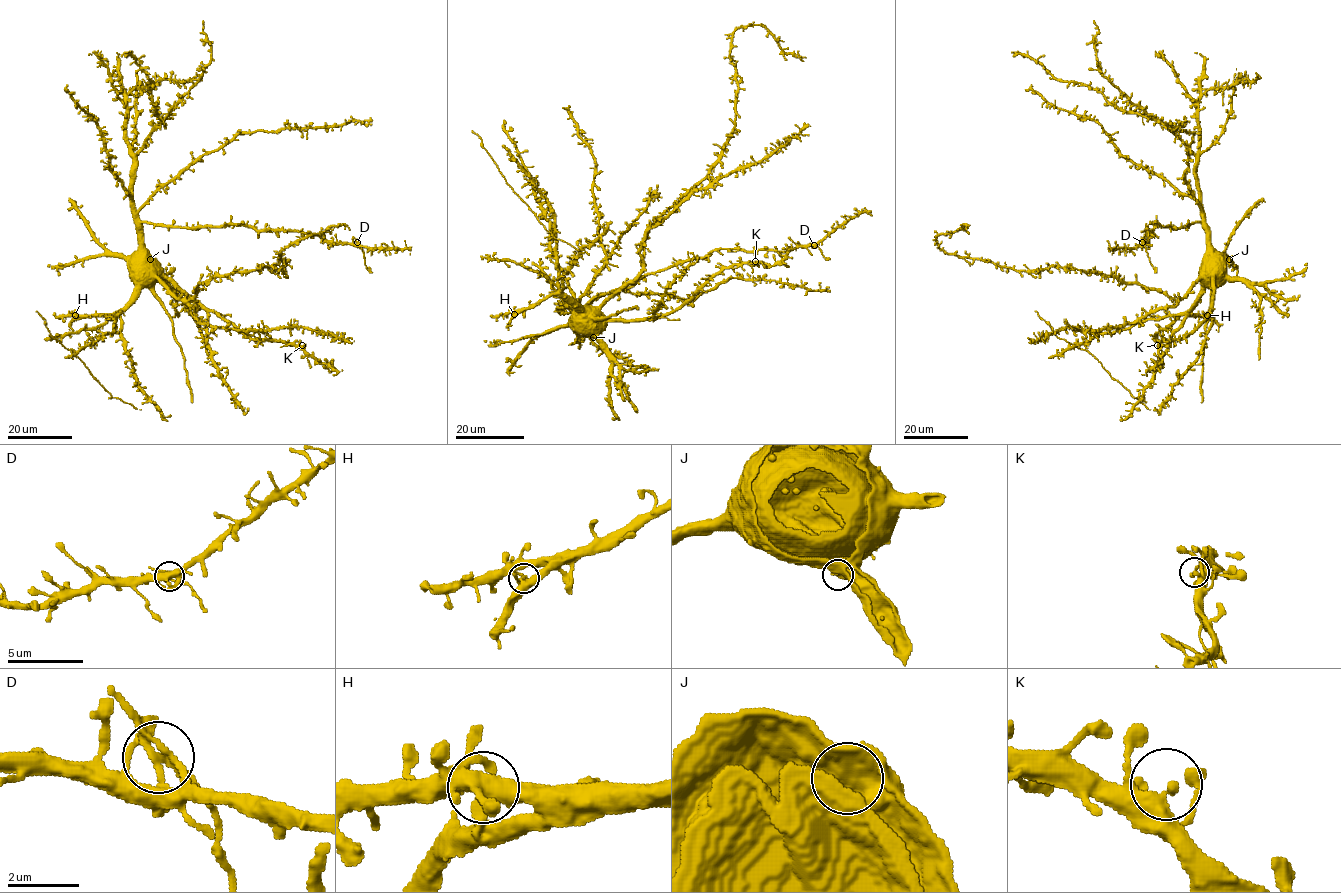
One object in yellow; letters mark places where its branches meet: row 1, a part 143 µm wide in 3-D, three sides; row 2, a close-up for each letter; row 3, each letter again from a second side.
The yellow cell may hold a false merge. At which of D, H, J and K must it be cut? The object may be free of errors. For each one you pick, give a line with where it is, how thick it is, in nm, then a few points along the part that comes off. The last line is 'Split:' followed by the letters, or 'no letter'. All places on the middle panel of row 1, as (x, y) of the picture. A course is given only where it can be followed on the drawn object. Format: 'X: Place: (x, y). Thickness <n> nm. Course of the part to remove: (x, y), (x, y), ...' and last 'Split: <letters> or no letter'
D: Place: (814, 245). Thickness 360 nm. Course of the part to remove: (814, 245), (820, 248), (827, 259), (825, 259)
Split: D

